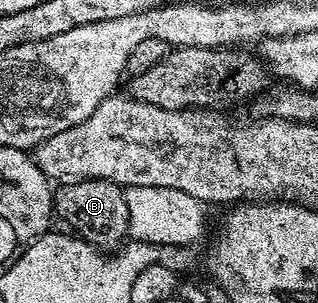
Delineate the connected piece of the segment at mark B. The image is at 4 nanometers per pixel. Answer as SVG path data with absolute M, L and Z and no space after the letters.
M104 178L67 180L60 186L63 187L60 190L58 187L53 194L54 217L68 222L78 237L104 252L114 251L128 237L129 208L125 208L124 187Z

